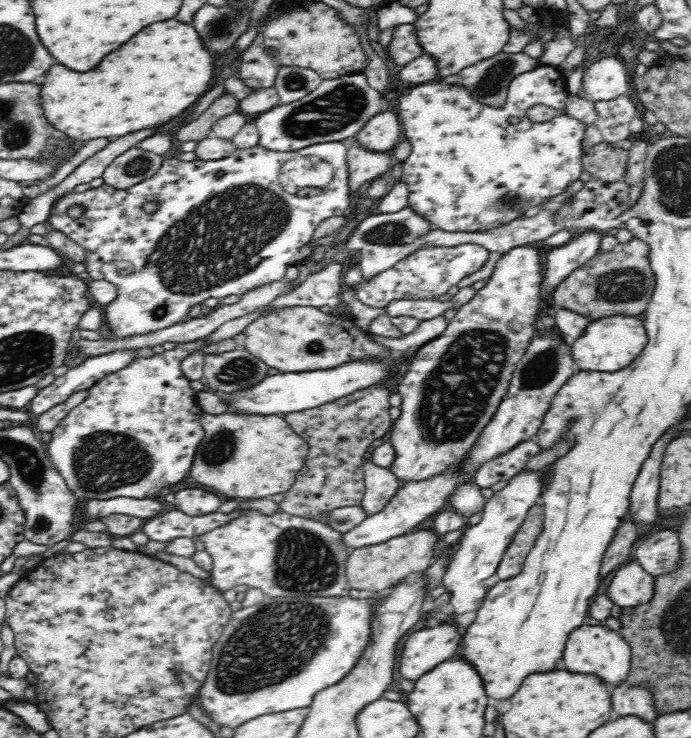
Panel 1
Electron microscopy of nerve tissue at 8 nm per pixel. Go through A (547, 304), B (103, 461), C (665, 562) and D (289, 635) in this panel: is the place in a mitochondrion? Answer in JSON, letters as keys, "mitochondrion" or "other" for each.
{"A":"other","B":"mitochondrion","C":"mitochondrion","D":"mitochondrion"}

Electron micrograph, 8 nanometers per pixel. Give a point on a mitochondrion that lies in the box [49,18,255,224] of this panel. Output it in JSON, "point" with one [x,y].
{"point":[137,166]}

